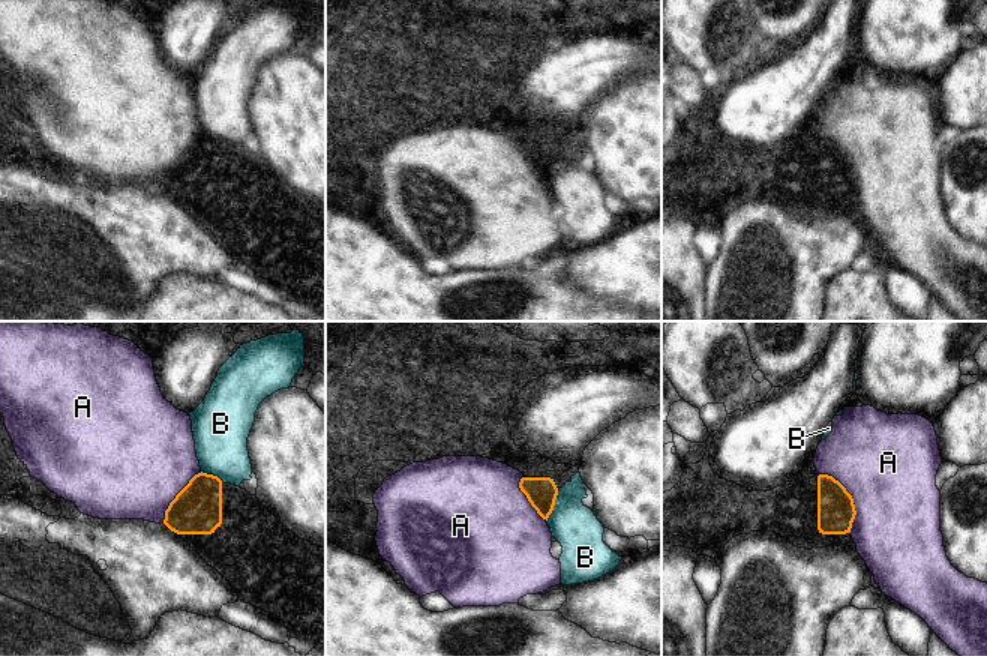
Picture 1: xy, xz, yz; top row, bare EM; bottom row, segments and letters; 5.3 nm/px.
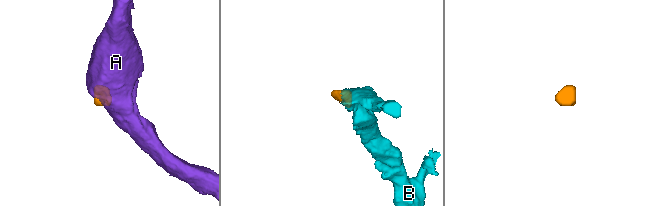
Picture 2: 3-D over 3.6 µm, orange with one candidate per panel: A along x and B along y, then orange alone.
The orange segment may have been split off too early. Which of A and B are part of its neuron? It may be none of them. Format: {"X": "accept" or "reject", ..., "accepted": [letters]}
{"A": "accept", "B": "reject", "accepted": ["A"]}

